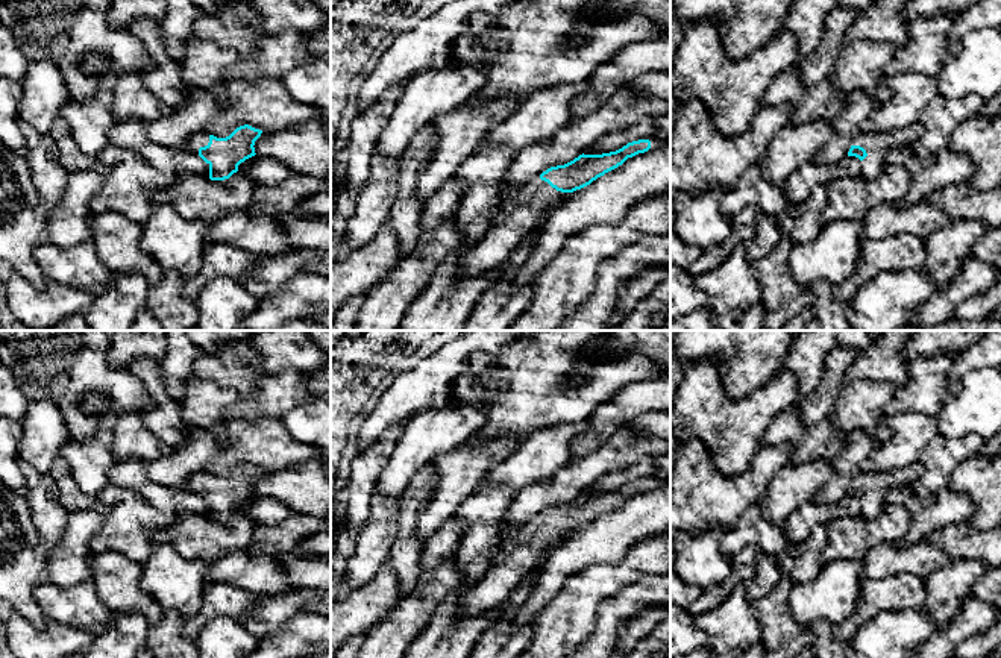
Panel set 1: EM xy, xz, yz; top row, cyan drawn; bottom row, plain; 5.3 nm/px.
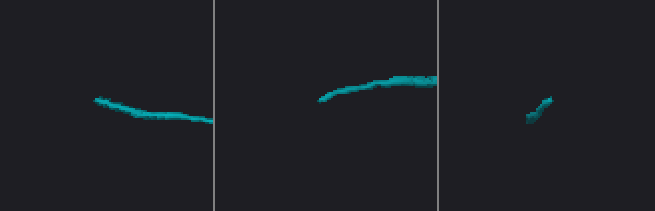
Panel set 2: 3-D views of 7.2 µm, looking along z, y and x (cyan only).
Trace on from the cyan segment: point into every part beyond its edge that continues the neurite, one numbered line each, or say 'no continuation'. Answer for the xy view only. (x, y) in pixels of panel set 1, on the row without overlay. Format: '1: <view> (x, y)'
1: xy (200, 479)

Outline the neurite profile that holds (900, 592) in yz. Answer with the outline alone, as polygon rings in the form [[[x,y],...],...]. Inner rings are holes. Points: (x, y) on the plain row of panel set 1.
[[[898,573],[884,579],[863,582],[858,608],[833,628],[836,638],[848,641],[860,626],[883,613],[922,609],[925,606],[925,579],[913,573]]]

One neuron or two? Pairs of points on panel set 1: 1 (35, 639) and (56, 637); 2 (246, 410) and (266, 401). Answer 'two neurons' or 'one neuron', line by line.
1: one neuron
2: one neuron

